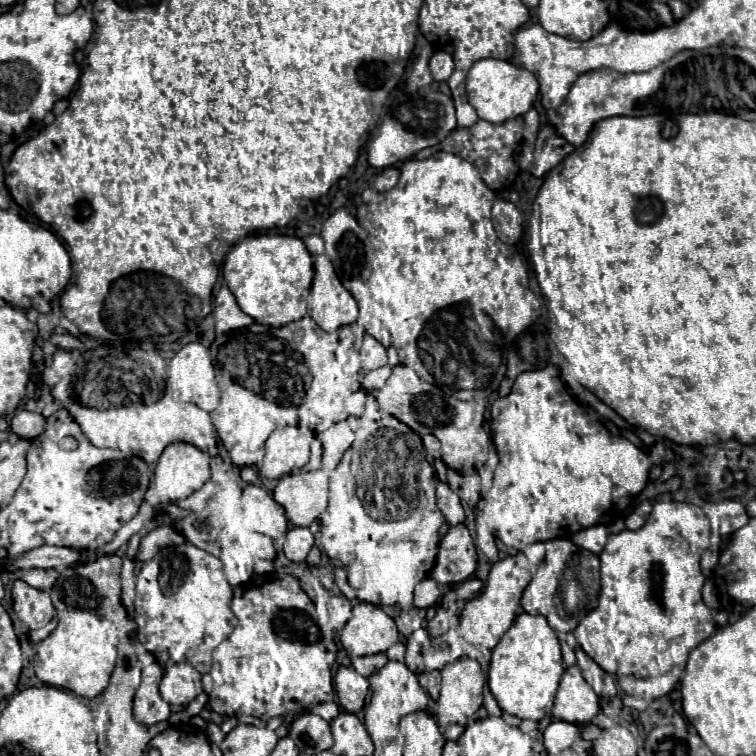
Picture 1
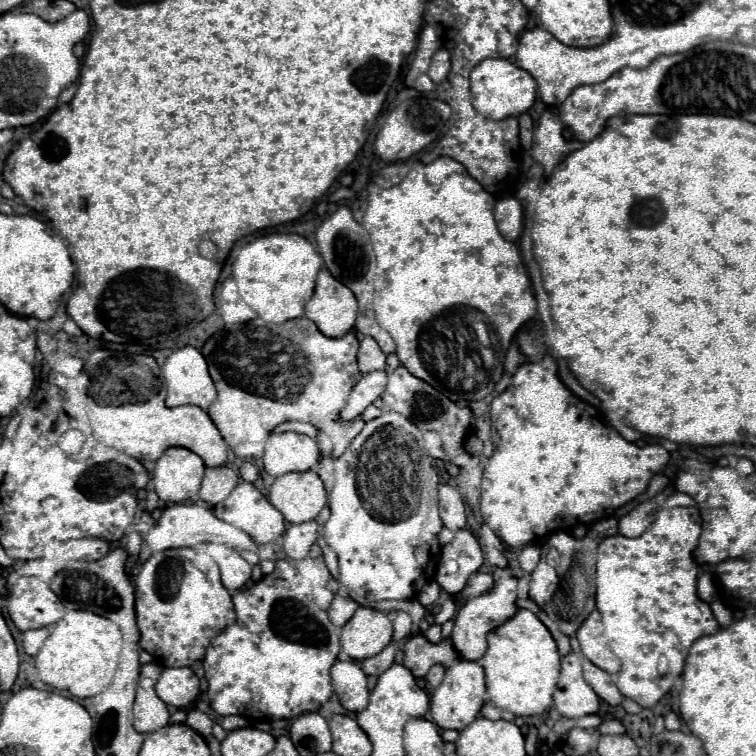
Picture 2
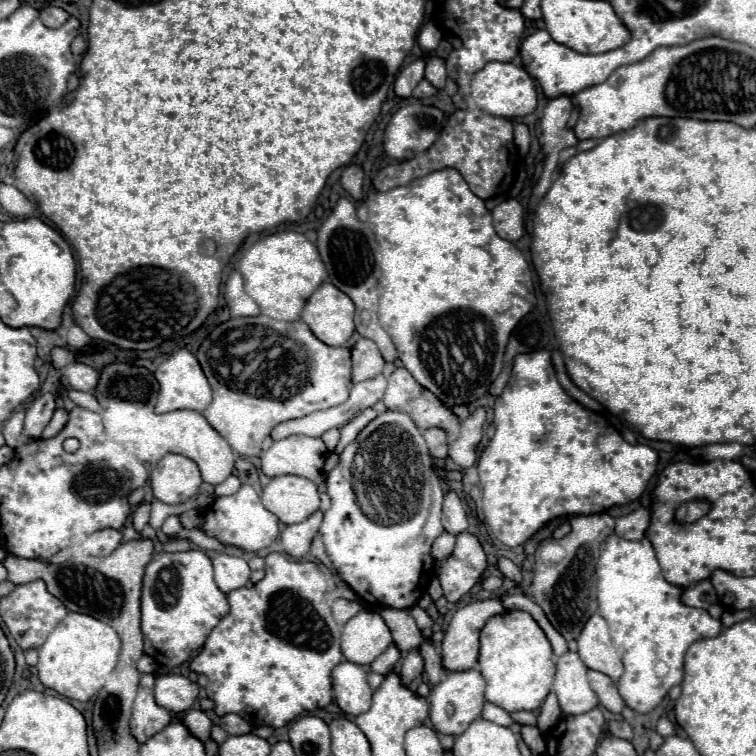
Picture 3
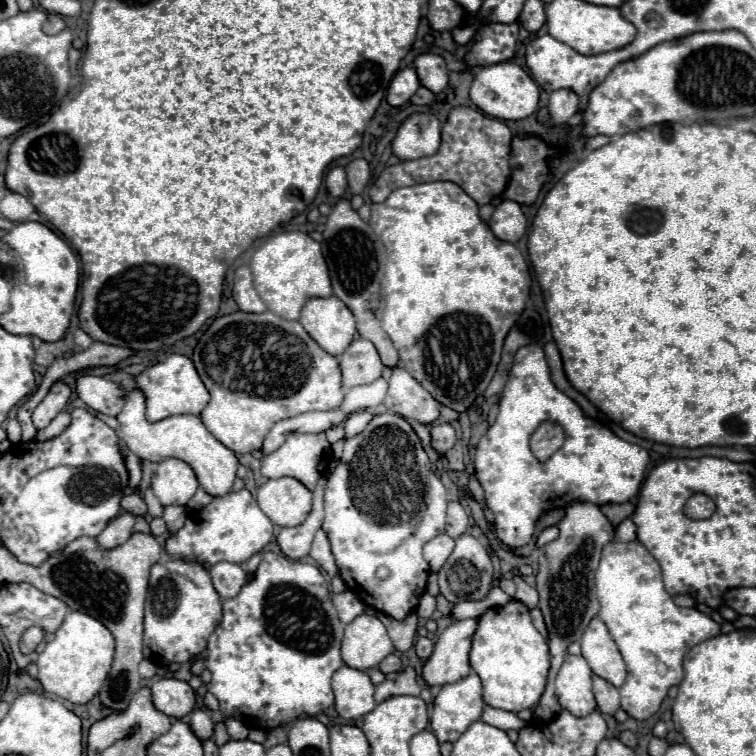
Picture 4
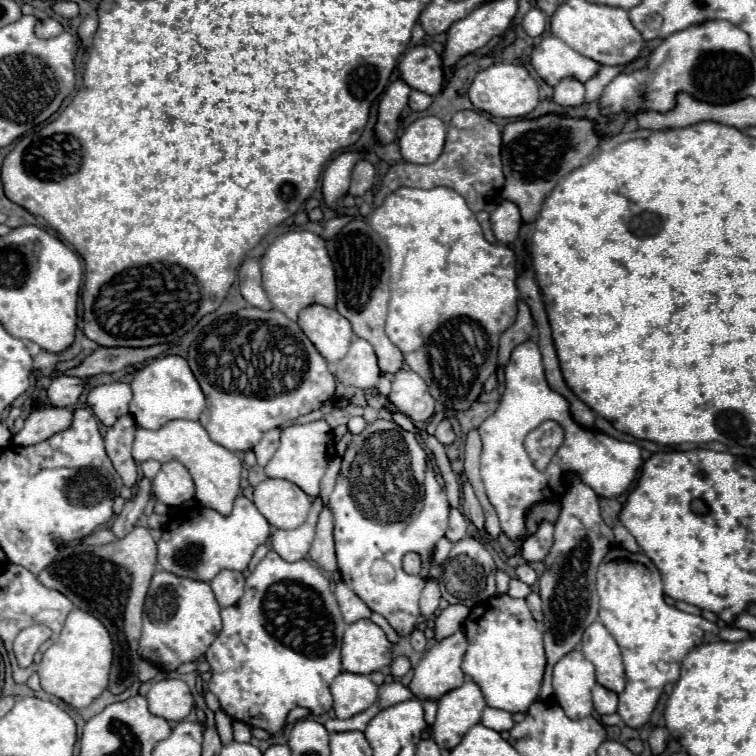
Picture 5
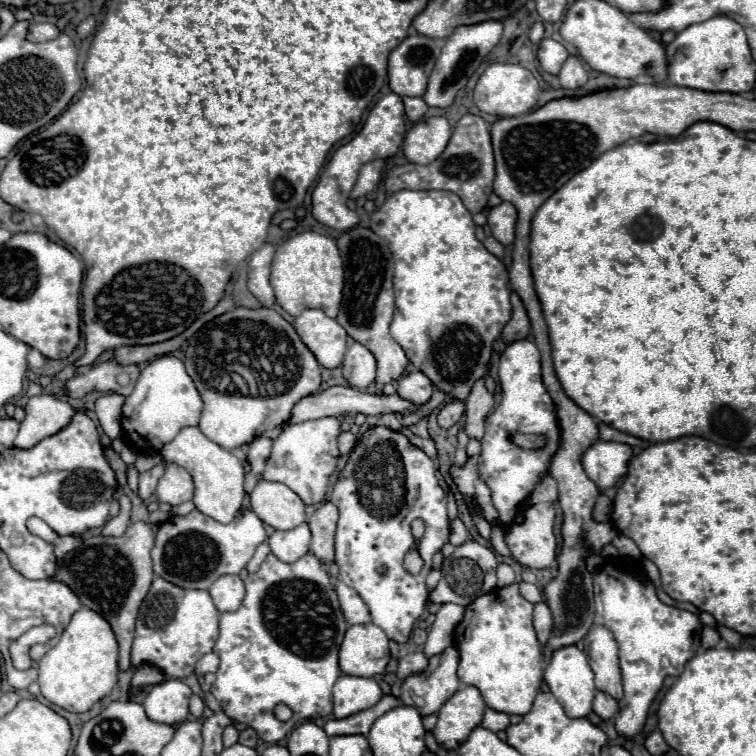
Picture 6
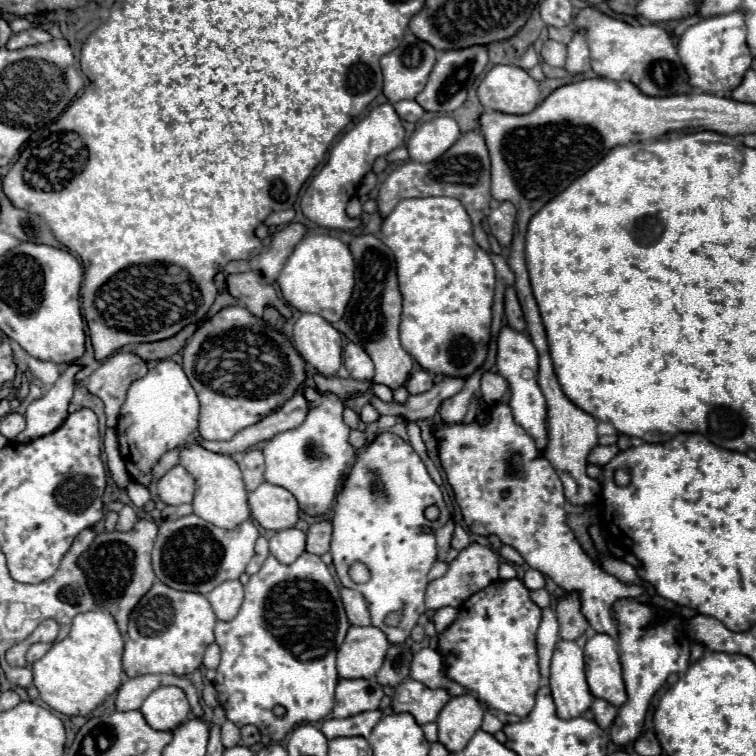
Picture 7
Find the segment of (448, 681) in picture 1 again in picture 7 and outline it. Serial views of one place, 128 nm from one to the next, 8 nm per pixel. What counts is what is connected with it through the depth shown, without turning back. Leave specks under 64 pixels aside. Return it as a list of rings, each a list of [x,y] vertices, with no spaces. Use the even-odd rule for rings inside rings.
[[[462,694],[462,696],[450,698],[450,702],[440,710],[438,720],[436,720],[436,724],[438,724],[438,742],[444,744],[448,752],[460,752],[468,744],[468,740],[474,736],[474,732],[480,728],[482,716],[484,716],[484,706],[476,700],[476,696]]]

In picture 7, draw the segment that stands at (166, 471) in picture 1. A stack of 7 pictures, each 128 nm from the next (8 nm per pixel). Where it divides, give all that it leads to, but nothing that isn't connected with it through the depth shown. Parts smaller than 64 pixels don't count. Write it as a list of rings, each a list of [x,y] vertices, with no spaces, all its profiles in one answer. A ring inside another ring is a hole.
[[[174,466],[170,472],[166,472],[156,486],[158,498],[164,504],[186,504],[194,498],[194,478],[182,468]]]

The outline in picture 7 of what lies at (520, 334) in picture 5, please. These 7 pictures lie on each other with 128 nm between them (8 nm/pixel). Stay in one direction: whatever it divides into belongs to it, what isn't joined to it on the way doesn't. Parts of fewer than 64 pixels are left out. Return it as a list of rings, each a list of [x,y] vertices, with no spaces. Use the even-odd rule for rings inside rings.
[[[512,286],[506,288],[504,292],[504,312],[506,312],[506,320],[508,324],[514,328],[514,330],[524,330],[526,328],[526,322],[524,322],[524,316],[522,316],[522,310],[520,310],[520,302],[516,298],[516,292]]]

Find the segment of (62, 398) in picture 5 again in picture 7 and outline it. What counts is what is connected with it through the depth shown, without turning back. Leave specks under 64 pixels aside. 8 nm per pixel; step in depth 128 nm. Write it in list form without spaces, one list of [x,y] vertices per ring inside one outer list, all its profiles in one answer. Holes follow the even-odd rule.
[[[116,352],[88,378],[88,390],[104,402],[108,428],[116,426],[128,386],[148,372],[148,362],[134,352]]]

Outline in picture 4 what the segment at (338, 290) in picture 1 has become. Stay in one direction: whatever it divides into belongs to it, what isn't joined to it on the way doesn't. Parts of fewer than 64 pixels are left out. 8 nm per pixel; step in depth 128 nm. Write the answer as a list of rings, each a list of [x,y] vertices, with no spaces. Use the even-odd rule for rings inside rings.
[[[336,296],[308,300],[300,324],[330,356],[340,356],[356,336],[354,316]]]

